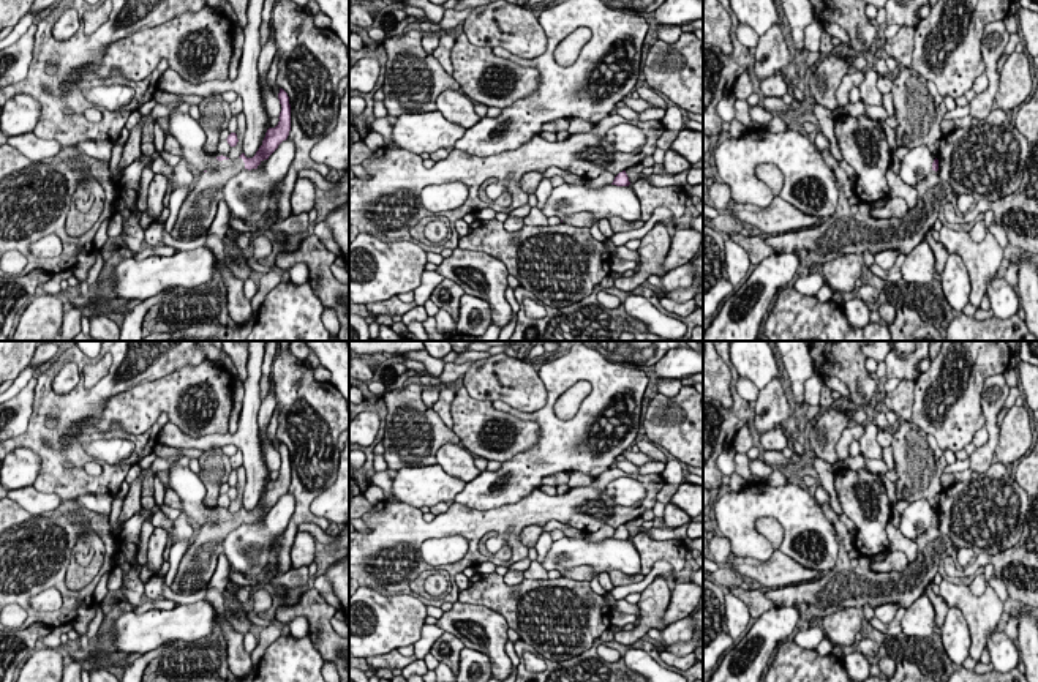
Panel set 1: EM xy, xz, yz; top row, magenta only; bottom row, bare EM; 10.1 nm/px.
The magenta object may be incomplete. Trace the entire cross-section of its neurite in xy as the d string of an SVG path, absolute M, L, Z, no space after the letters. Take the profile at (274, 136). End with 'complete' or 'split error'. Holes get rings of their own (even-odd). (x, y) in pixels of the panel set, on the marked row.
M280 88L278 99L281 104L280 122L275 128L267 129L256 155L246 158L245 153L242 153L235 159L229 159L223 155L216 156L216 169L204 170L197 183L191 186L171 232L175 240L190 242L199 238L204 232L209 232L218 210L218 202L224 197L223 188L228 180L245 169L258 169L258 166L264 159L269 159L278 145L288 139L291 131L291 104L289 96L283 88Z; split error

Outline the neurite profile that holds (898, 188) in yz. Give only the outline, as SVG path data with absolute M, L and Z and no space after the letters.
M891 169L886 170L886 182L889 186L891 197L901 197L907 202L908 207L916 205L918 193L915 188L905 185L902 178L893 172Z

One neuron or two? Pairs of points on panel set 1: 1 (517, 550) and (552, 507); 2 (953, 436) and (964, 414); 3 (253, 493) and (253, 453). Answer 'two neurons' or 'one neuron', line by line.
1: one neuron
2: one neuron
3: one neuron

